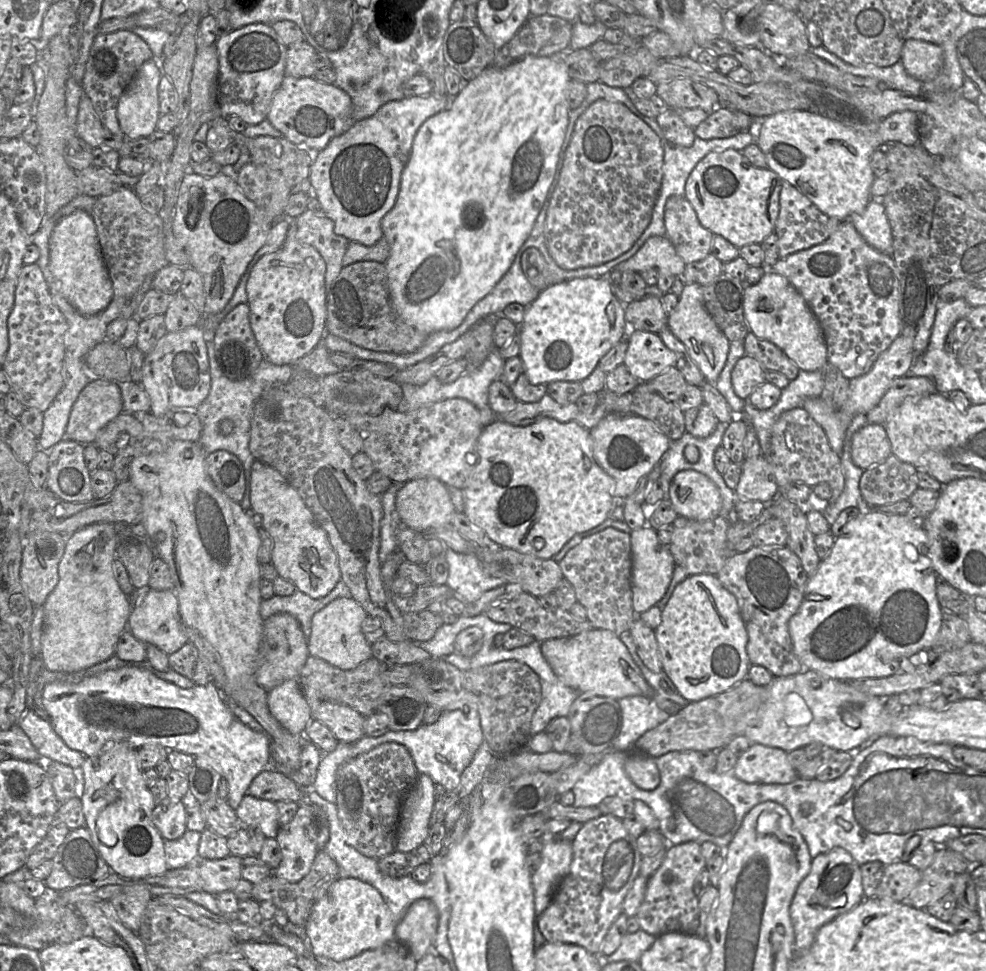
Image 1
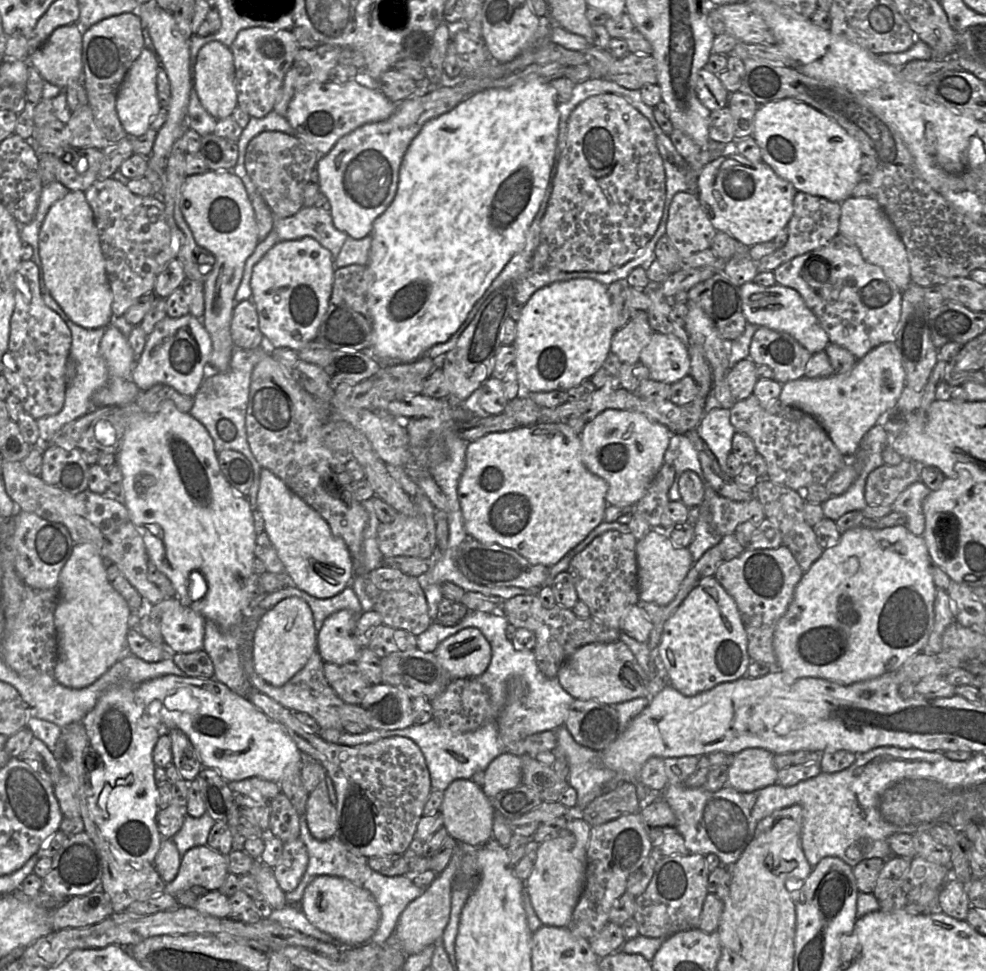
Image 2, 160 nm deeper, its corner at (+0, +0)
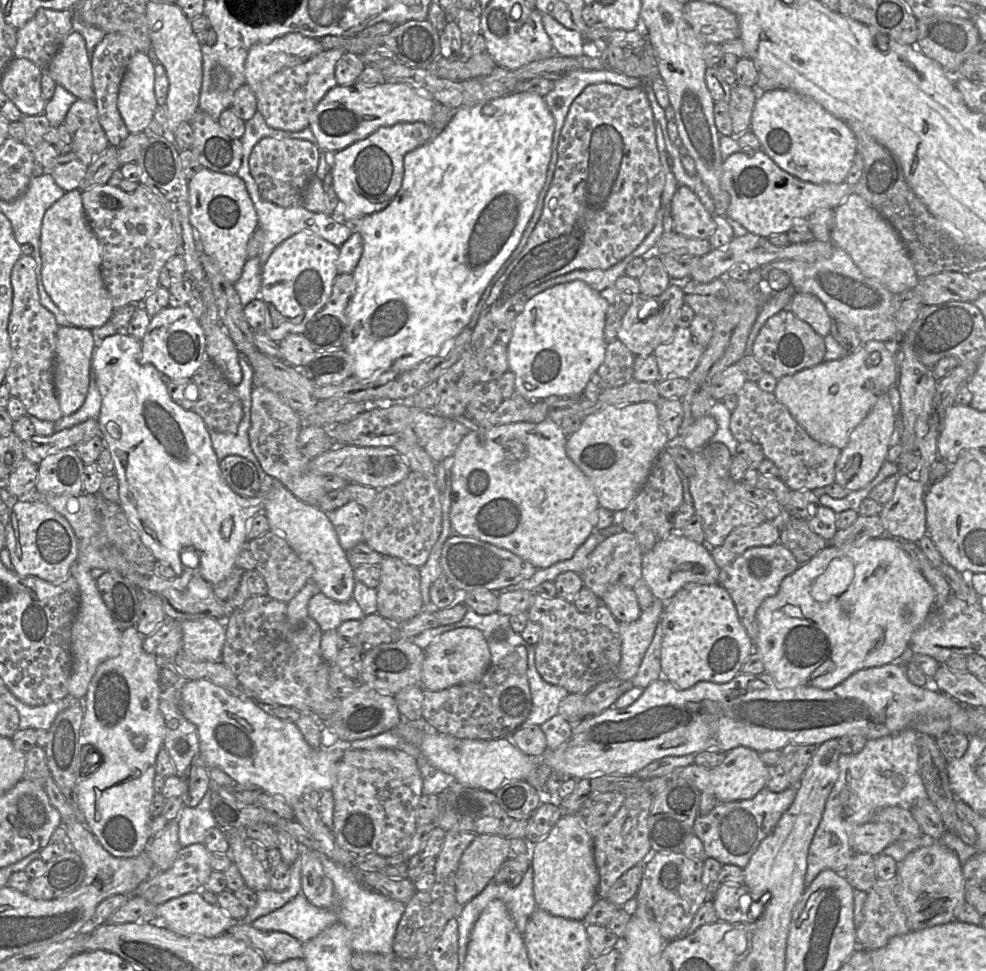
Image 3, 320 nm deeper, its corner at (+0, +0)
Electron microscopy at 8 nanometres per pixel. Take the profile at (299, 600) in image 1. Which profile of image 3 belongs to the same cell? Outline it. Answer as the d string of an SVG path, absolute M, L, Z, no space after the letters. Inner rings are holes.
M318 593L310 599L308 613L323 632L337 629L345 621L361 621L365 617L354 597L346 602L339 602L323 593Z

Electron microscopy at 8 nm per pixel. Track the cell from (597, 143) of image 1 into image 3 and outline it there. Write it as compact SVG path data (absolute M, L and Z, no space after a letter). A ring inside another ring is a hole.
M611 83L587 86L570 106L557 155L556 170L540 219L522 252L494 284L460 359L437 380L439 399L434 413L439 416L454 420L465 417L471 393L477 384L476 371L499 341L505 317L520 296L525 296L549 279L574 270L605 270L616 265L644 241L656 224L665 174L656 143L655 118L643 85L632 89Z

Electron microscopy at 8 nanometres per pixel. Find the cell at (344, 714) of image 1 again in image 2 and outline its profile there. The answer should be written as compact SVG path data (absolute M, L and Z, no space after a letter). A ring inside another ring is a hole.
M252 648L244 651L243 667L245 673L256 690L266 694L283 707L288 708L293 712L306 713L311 716L320 726L321 729L335 729L345 732L340 719L340 708L344 702L337 696L334 690L330 687L324 676L324 661L316 650L308 660L307 664L297 674L295 674L286 684L280 687L275 687L264 681L256 672L253 666Z

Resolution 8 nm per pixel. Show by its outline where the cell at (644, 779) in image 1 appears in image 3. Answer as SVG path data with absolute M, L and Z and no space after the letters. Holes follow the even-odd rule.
M739 746L725 753L724 760L716 767L706 769L696 764L676 768L668 776L668 779L684 779L701 792L713 794L718 803L735 802L753 798L759 791L766 787L768 766L762 761L755 750Z

